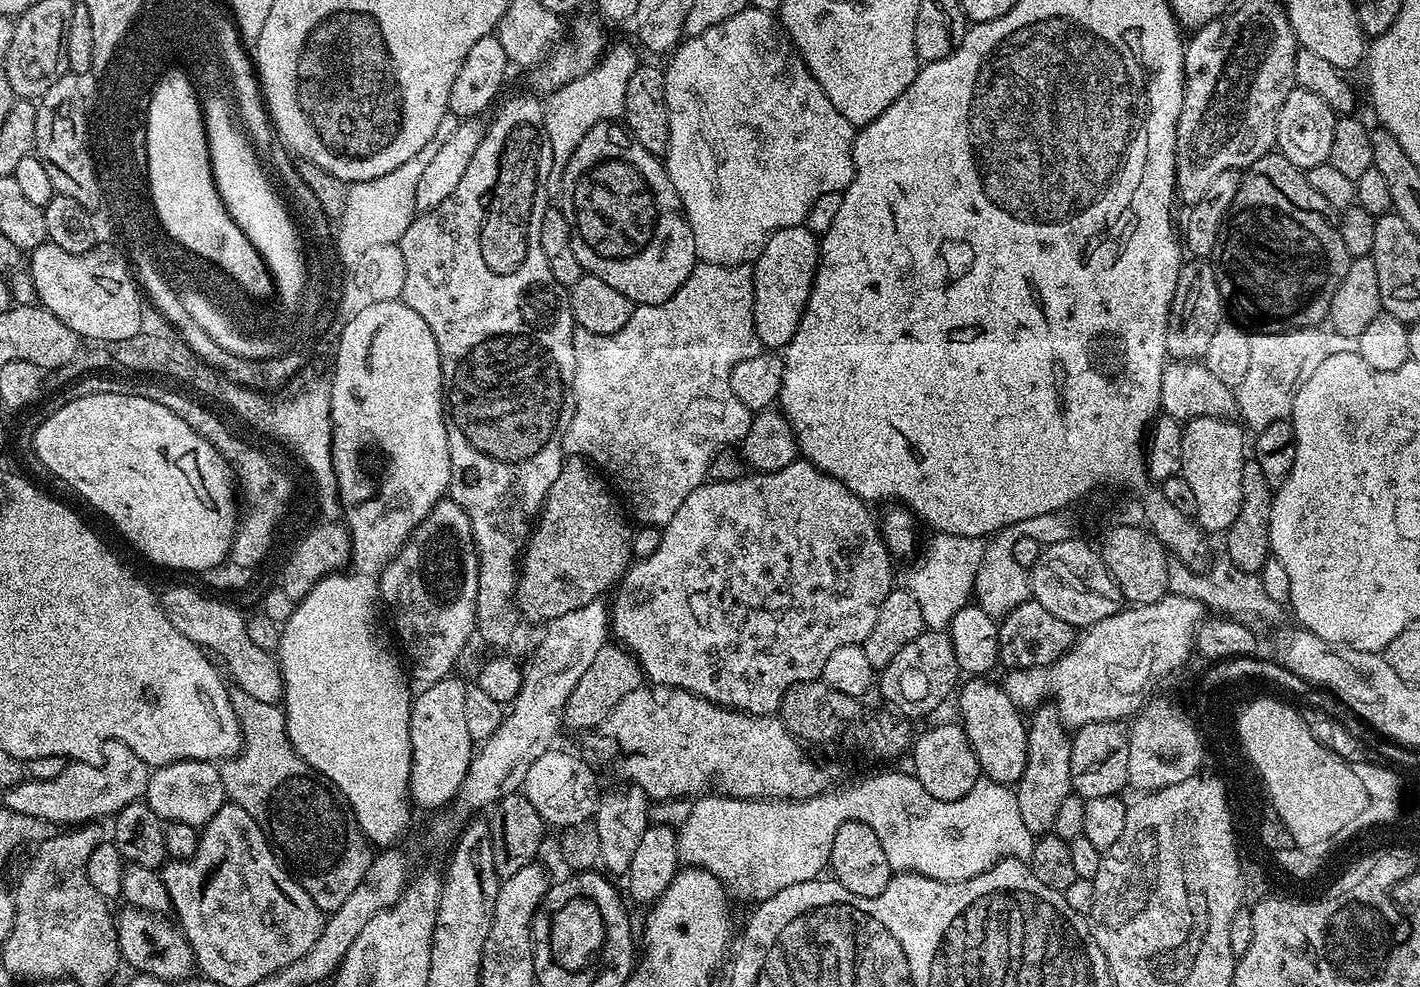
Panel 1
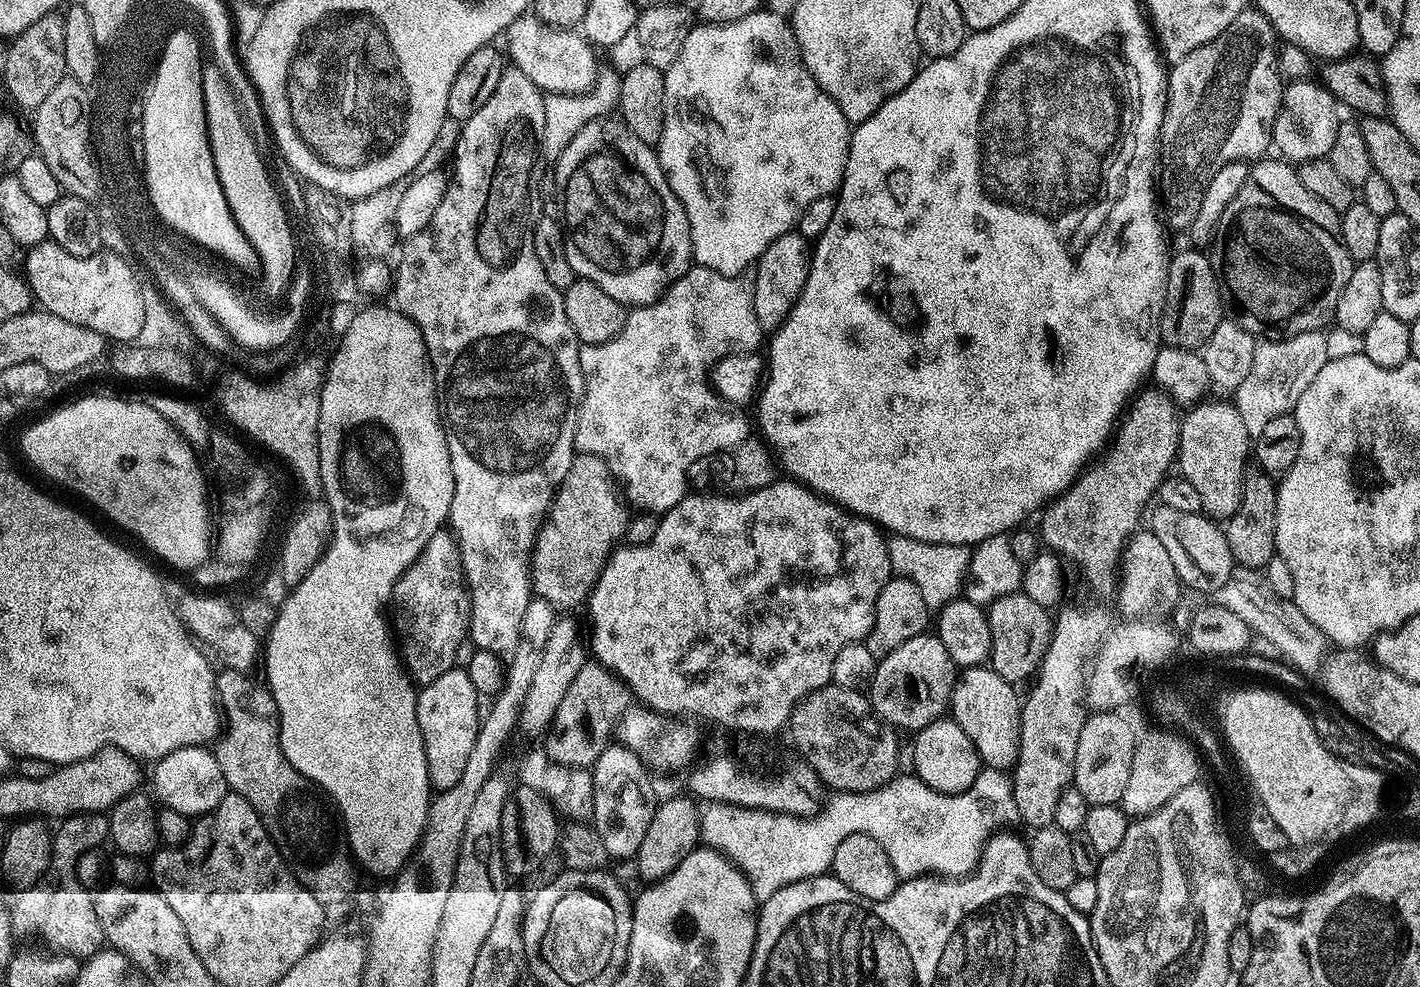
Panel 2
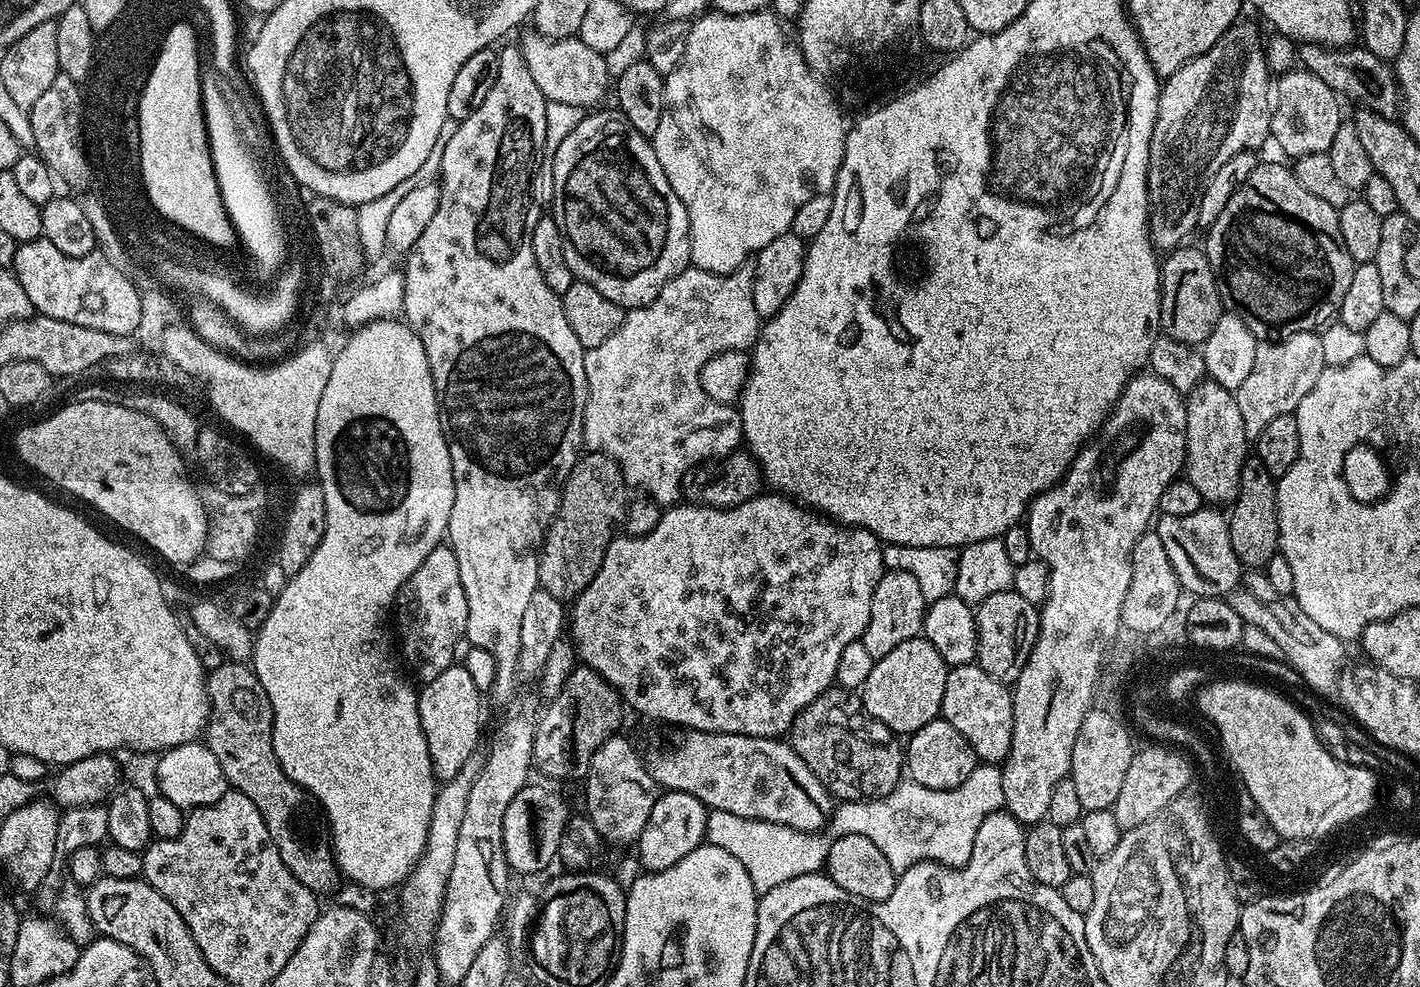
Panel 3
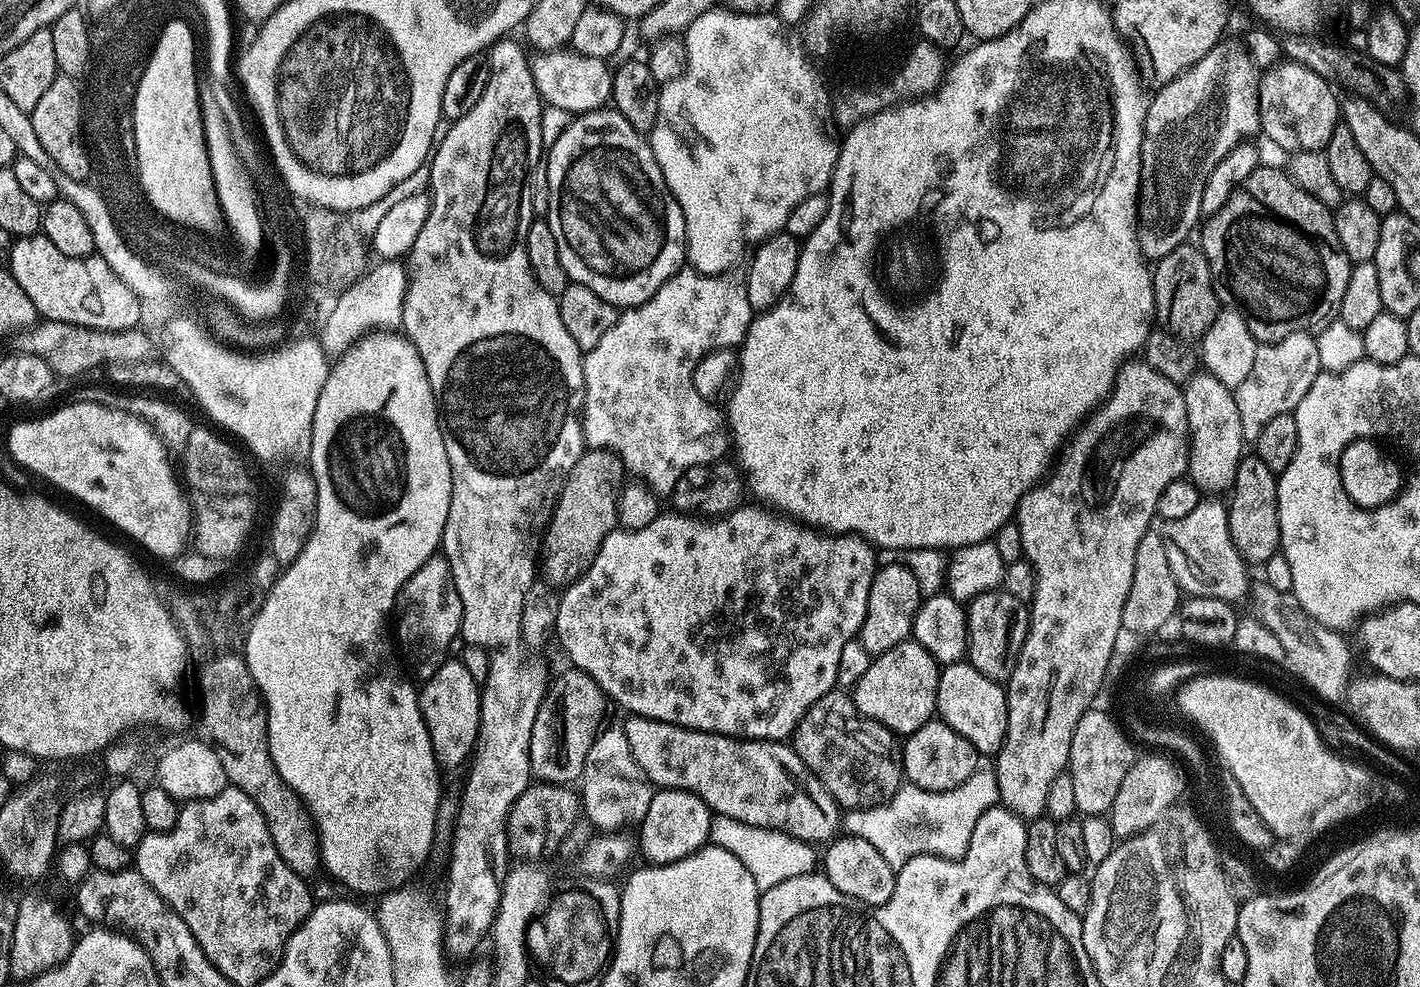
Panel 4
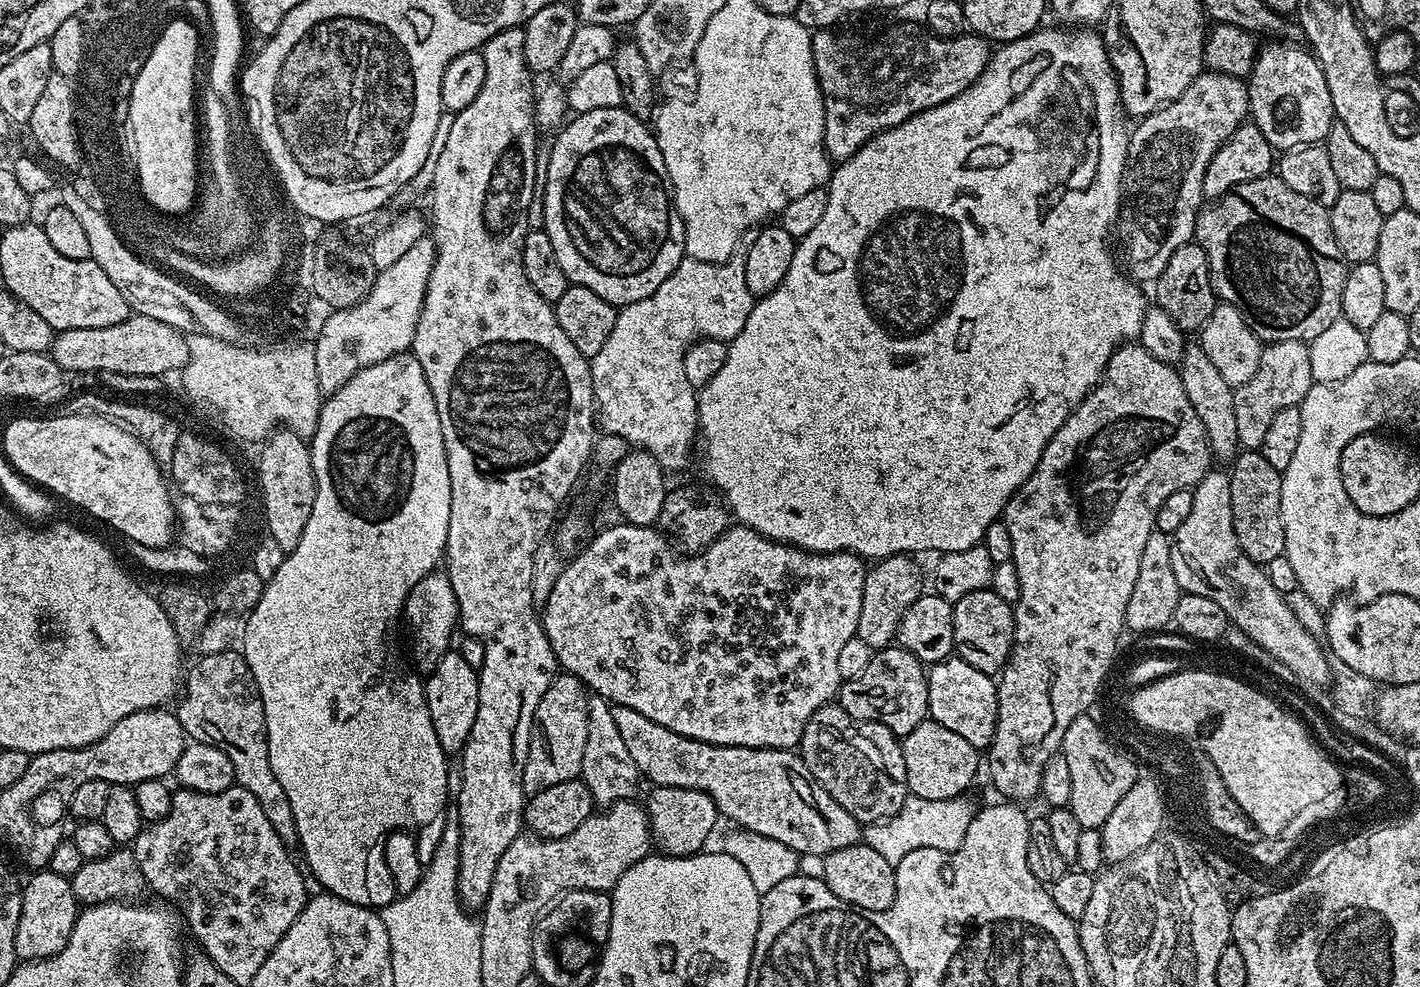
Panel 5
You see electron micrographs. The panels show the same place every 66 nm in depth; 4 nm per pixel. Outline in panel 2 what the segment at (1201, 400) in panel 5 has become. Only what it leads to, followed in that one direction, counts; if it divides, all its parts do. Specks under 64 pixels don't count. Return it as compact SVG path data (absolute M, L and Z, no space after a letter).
M1201 402L1189 407L1185 411L1188 413L1183 413L1178 472L1186 478L1186 482L1191 482L1197 488L1202 498L1203 515L1217 522L1227 522L1238 510L1242 498L1244 470L1250 456L1250 437L1235 403L1208 403Z

